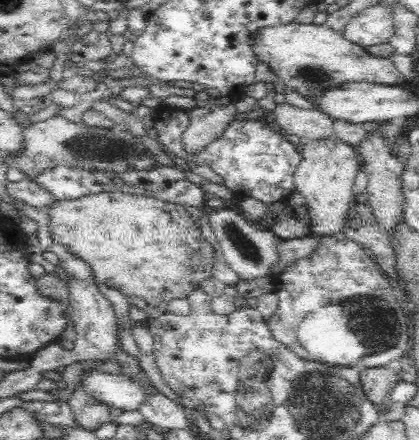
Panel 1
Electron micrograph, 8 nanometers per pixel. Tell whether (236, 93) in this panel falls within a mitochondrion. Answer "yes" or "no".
no

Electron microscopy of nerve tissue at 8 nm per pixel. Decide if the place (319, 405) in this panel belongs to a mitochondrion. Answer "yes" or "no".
yes

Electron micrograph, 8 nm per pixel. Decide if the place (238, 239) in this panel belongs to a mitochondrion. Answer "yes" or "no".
yes

